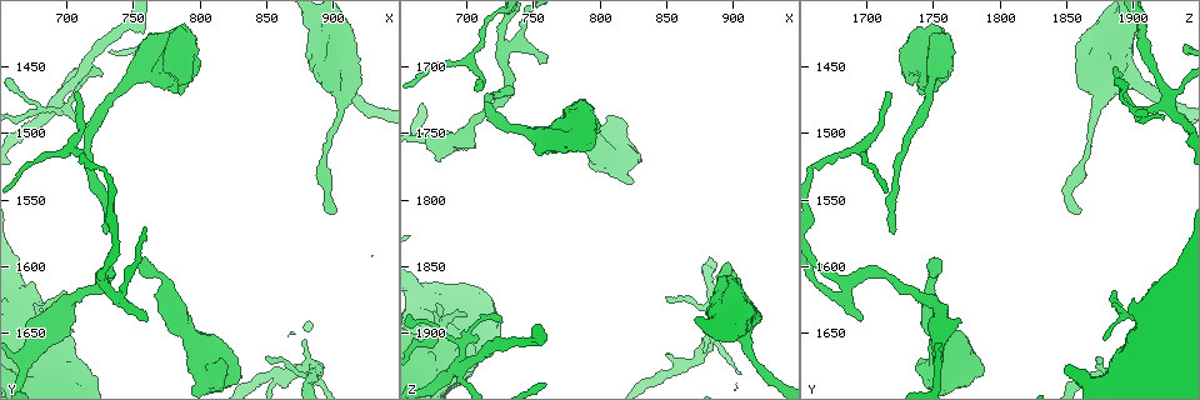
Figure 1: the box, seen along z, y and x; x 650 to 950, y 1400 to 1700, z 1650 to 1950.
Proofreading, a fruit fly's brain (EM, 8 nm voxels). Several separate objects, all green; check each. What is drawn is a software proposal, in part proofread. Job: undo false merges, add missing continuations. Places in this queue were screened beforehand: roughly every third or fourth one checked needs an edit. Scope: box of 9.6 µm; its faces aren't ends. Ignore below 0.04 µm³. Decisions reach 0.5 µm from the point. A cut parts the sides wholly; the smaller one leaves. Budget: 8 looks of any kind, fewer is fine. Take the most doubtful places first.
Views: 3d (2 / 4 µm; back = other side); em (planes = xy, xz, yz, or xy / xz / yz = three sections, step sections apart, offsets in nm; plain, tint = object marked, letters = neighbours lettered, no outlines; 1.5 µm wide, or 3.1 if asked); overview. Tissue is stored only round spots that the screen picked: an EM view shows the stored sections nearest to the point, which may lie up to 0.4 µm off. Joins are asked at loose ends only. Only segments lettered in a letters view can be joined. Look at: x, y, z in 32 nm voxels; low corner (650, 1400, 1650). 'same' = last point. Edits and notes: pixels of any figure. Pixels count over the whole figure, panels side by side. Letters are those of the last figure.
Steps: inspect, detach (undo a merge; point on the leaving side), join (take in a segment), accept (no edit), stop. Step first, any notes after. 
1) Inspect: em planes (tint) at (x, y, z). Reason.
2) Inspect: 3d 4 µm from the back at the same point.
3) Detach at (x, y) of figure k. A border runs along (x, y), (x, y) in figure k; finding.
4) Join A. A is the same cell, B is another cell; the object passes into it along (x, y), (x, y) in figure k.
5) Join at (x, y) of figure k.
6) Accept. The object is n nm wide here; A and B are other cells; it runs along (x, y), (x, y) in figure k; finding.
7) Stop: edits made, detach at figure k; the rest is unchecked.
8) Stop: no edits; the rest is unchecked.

Inspect: 3d 4 µm from the back at (728, 1576, 1720).

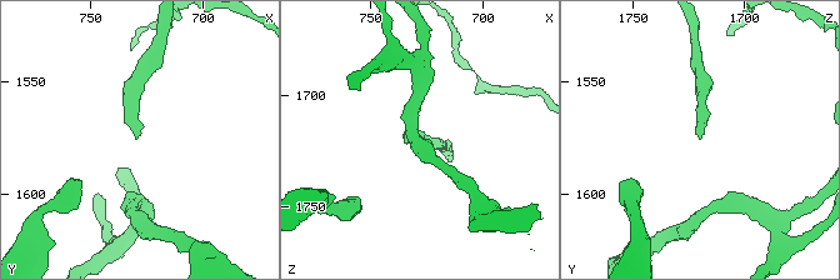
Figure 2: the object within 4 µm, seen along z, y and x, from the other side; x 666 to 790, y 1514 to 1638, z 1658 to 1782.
Inspect: em planes (letters) at (728, 1575, 1721). Now the EM.

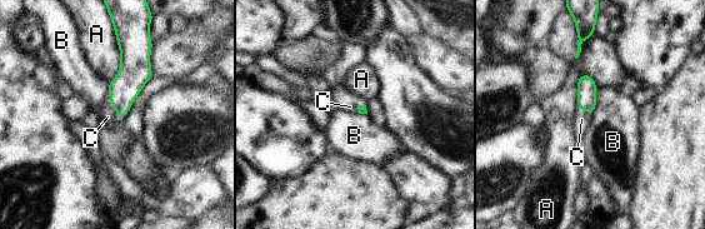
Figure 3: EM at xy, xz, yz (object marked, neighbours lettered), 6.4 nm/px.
Join C. The longest contact is with A, 240 nm; C is the same cell, A and B are other cells; it goes on there.

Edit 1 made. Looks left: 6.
Inspect: overview. See it whole again.

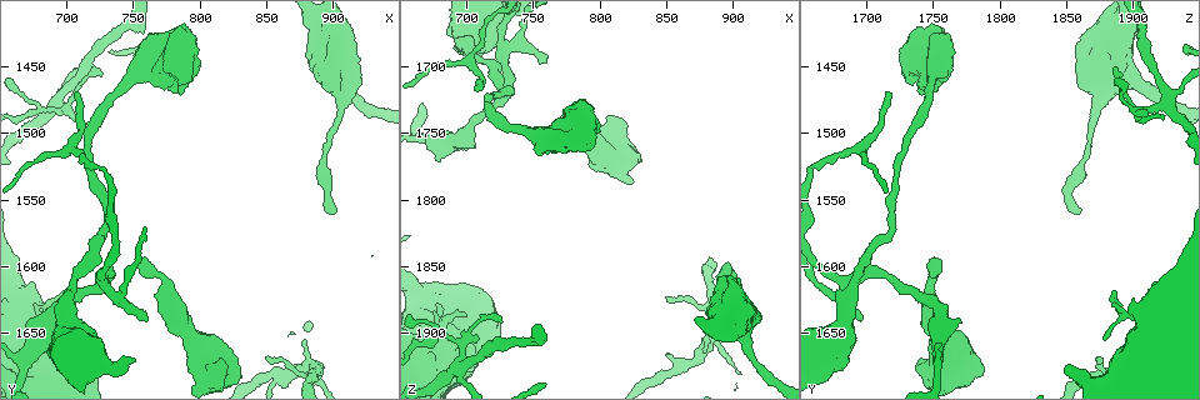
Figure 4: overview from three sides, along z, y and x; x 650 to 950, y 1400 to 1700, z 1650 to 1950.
Inspect: 3d 2 µm from the back at (762, 1642, 1696). Free end.

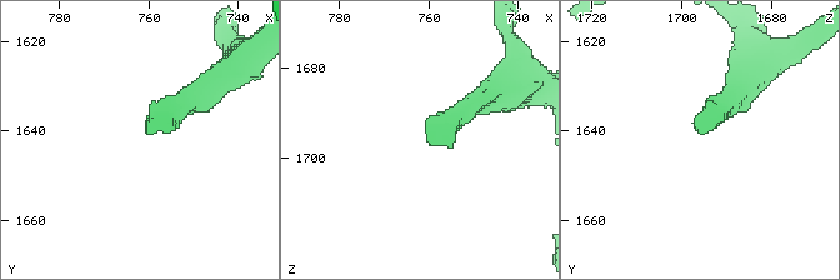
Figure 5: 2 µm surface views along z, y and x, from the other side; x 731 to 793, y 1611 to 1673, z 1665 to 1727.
Inspect: em planes (letters) at (760, 1641, 1696).

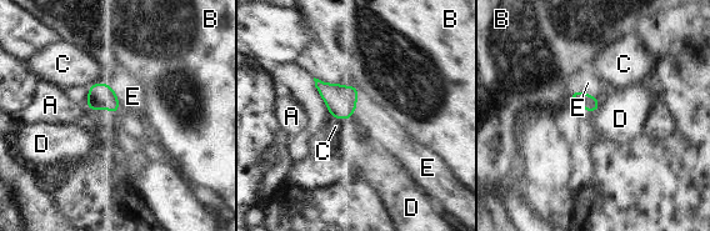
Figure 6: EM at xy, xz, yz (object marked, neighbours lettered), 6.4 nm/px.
Join E. E is the same cell, A, B, C and D are other cells; the object passes into it along (589, 103), (586, 94), (588, 83) in figure 6; the neuron continues.

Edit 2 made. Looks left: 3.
Inspect: overview.

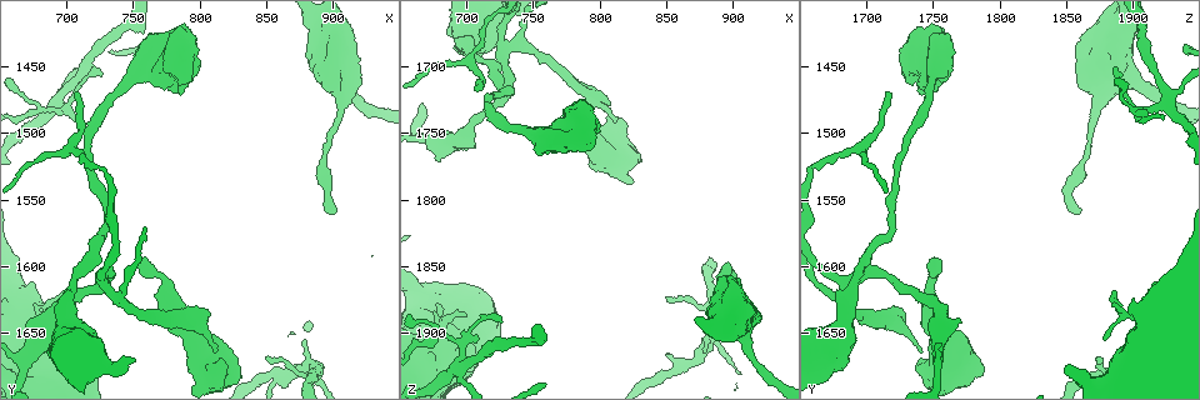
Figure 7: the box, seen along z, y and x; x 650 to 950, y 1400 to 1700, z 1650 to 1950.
Inspect: em planes (tint) at (894, 1516, 1866). Sudden change in width.

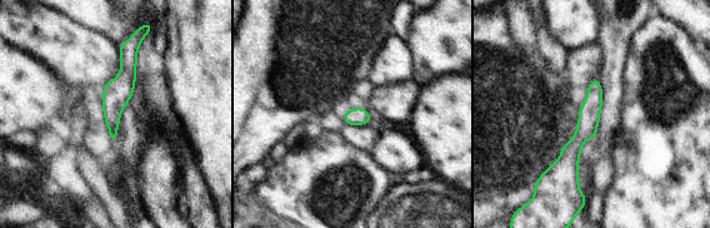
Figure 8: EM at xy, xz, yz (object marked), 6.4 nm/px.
Inspect: em planes (letters) at the same point.

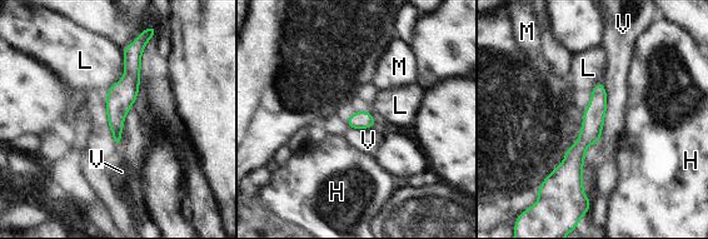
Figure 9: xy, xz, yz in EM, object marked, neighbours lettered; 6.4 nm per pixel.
Accept. The object is 140 nm wide here; H, L, M and V are other cells; a border runs along (603, 81), (606, 114), (601, 139) in figure 9; one neuron here.

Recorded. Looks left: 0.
Stop: edits made, join at figure 3, join at figure 6; the rest is unchecked.

